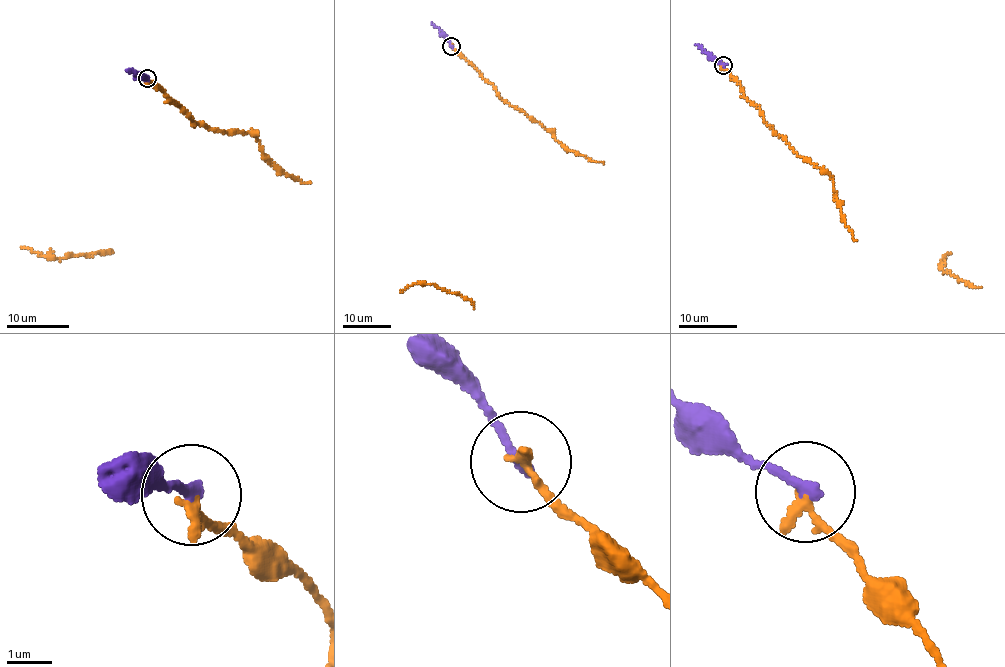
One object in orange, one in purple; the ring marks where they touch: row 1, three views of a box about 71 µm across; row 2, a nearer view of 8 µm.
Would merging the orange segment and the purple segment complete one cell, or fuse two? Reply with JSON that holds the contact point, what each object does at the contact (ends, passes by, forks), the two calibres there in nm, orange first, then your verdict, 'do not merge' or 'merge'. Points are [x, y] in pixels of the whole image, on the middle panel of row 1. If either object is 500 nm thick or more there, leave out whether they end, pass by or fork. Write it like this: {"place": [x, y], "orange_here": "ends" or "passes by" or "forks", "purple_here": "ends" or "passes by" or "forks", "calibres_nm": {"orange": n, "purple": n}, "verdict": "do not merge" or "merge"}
{"place": [451, 46], "orange_here": "ends", "purple_here": "ends", "calibres_nm": {"orange": 240, "purple": 260}, "verdict": "merge"}

